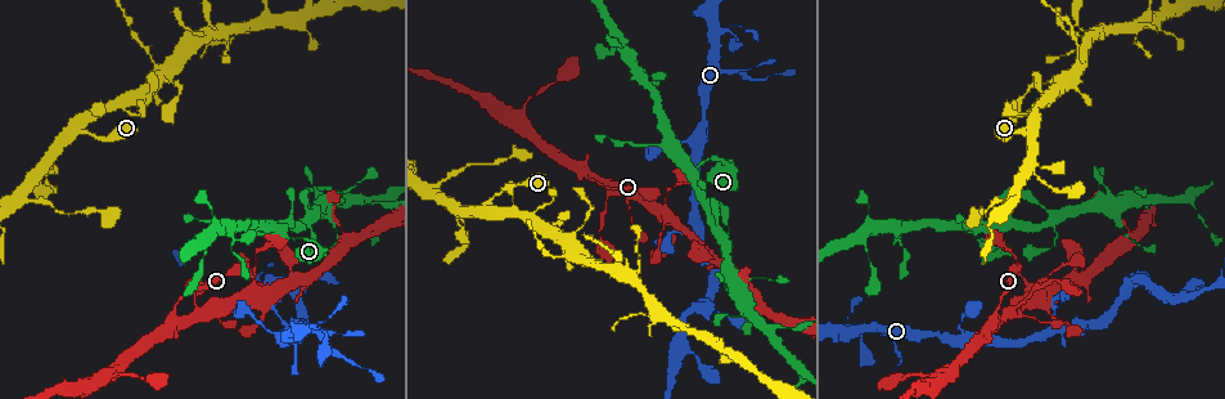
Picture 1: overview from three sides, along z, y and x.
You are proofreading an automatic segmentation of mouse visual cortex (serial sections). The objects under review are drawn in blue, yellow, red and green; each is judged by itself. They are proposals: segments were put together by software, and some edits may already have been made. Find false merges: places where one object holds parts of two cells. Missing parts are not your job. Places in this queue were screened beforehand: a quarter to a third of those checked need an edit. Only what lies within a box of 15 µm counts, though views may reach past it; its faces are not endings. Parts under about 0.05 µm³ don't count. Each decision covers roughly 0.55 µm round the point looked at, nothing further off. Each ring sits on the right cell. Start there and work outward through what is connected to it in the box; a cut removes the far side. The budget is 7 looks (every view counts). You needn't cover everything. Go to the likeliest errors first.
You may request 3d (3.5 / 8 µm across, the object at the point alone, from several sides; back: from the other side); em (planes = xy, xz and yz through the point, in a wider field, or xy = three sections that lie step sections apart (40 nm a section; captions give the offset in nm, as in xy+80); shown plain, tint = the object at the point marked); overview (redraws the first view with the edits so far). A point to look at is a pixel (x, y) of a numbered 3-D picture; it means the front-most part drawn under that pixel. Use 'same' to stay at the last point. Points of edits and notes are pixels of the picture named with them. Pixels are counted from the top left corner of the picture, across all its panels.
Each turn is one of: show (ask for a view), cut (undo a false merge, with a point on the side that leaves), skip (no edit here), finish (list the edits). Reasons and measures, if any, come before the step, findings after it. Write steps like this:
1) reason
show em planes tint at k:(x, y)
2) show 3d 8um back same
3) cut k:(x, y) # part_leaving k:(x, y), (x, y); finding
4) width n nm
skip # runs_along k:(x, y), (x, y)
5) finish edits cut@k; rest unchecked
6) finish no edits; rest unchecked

thick turns thin
show 3d 3.5um at 1:(150, 57)

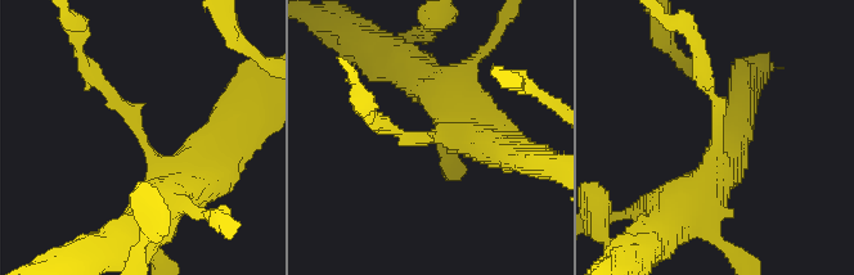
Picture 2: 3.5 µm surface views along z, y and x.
arm_widths 150, 500 nm; need the tissue
show em xy step 1 tint at 2:(141, 134)

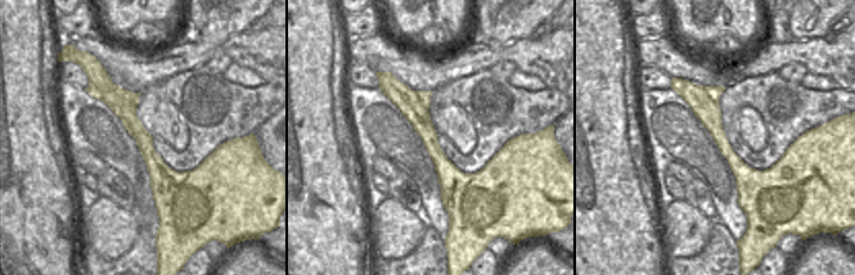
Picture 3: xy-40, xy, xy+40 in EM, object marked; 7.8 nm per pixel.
width 220 nm
skip # runs_along 3:(678, 82), (741, 170), (742, 198); continuous, no second cell

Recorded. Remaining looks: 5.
abrupt turn
show 3d 3.5um at 1:(734, 25)

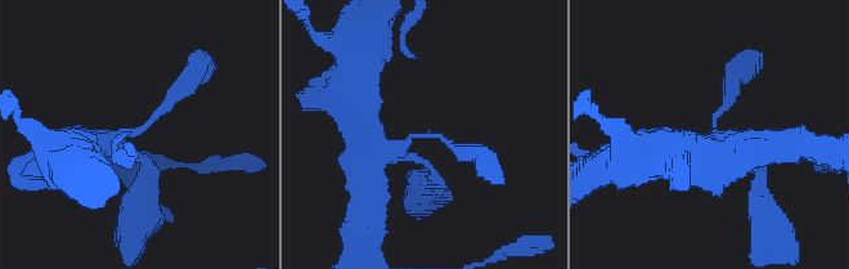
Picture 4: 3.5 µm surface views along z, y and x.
skip # runs_along 4:(80, 144), (135, 133), (200, 66); one cell here

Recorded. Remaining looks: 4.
four-way junction
show 3d 8um at 1:(643, 76)

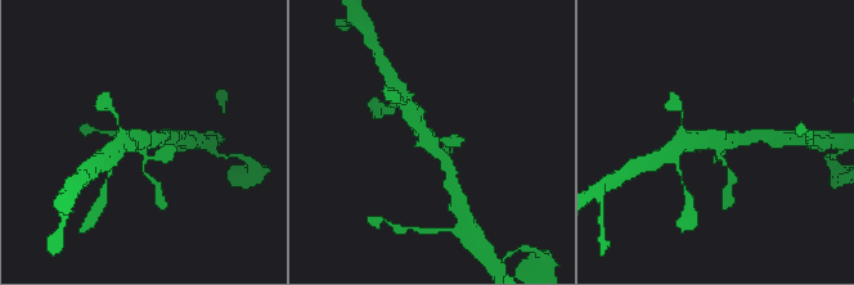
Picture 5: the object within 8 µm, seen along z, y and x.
show 3d 3.5um at 5:(720, 149)

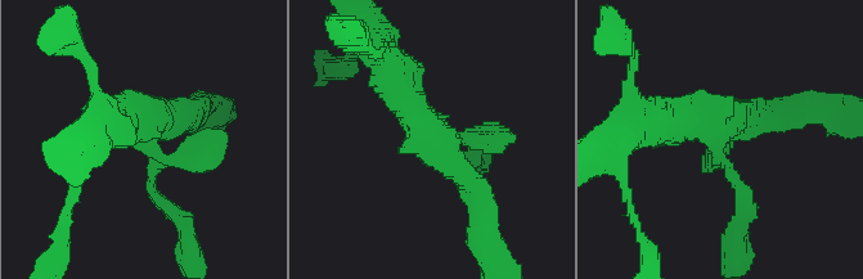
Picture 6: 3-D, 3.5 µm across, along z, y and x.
arms 4; arm_widths 150, 250, 300, 450 nm
show em planes tint at 6:(716, 136)

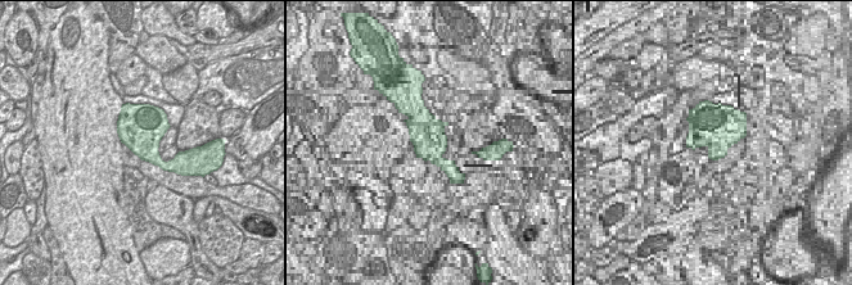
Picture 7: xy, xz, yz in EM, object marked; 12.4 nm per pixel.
skip # runs_along 6:(484, 205), (425, 133), (394, 70); continuous, no second cell

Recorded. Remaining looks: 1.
finish no edits; rest unchecked

